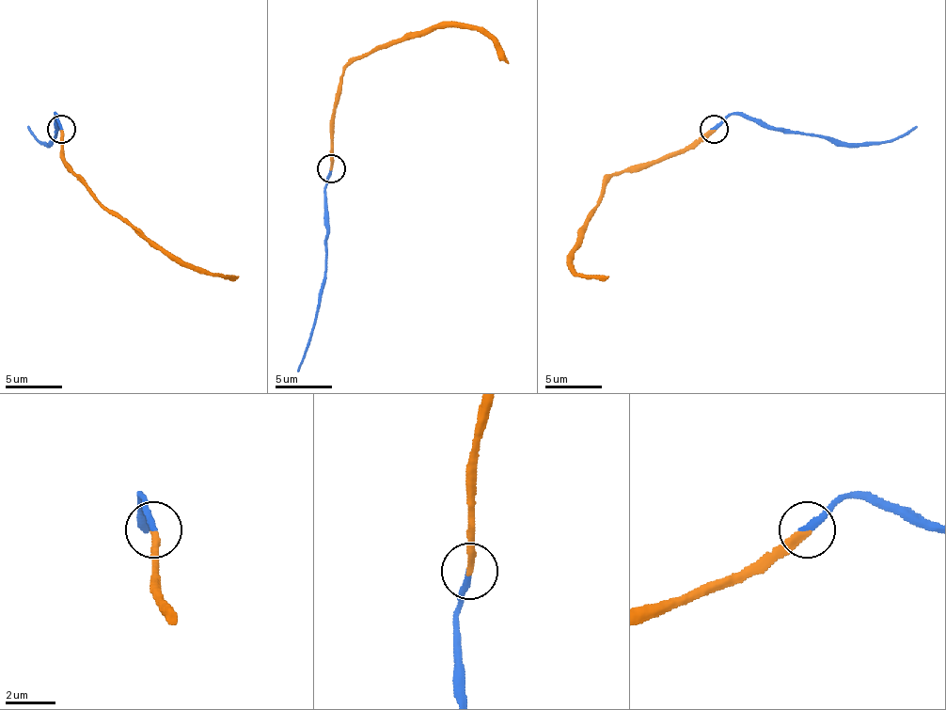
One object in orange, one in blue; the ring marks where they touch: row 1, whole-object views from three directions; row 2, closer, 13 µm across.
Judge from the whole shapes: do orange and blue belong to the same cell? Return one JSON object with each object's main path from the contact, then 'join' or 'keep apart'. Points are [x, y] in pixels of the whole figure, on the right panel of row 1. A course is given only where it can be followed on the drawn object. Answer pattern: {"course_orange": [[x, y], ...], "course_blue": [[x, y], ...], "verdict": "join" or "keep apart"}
{"course_orange": [[713, 130], [682, 149], [617, 172], [606, 186], [572, 257], [572, 265], [580, 274], [603, 274], [608, 279]], "course_blue": [[713, 130], [730, 116], [750, 116], [779, 130], [863, 144], [891, 141], [917, 127]], "verdict": "join"}

